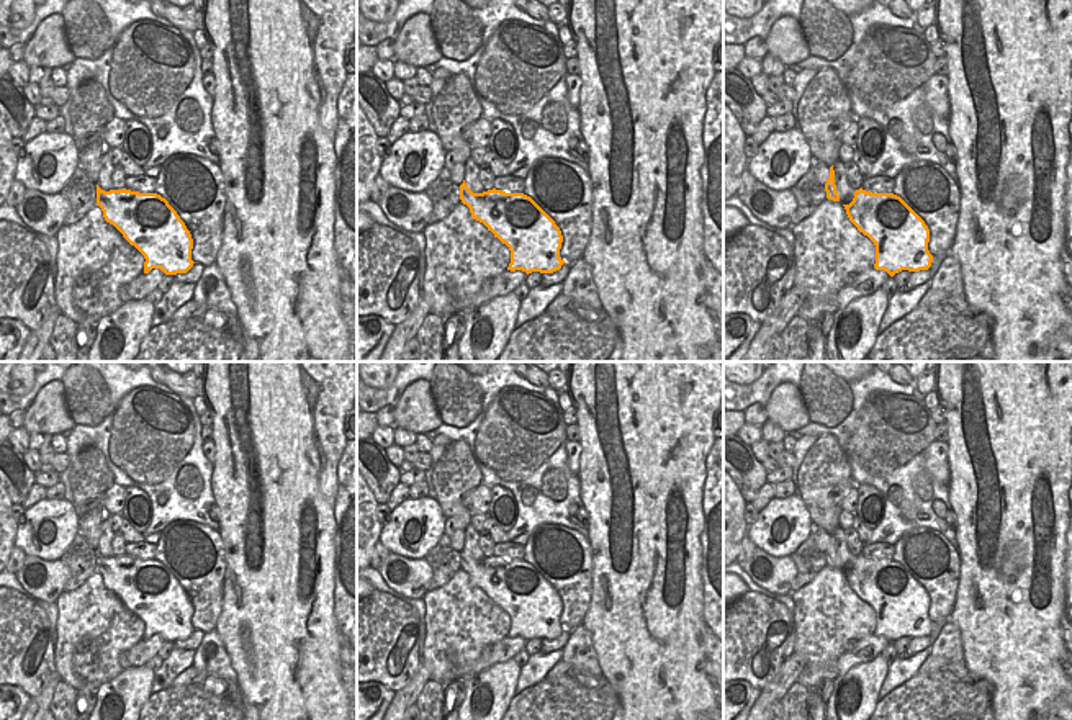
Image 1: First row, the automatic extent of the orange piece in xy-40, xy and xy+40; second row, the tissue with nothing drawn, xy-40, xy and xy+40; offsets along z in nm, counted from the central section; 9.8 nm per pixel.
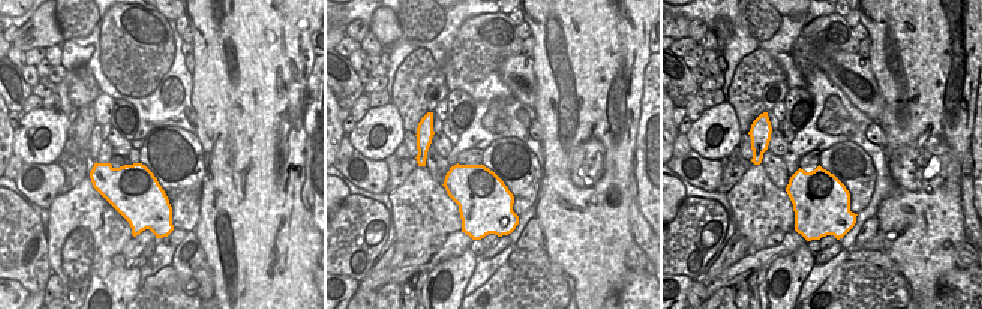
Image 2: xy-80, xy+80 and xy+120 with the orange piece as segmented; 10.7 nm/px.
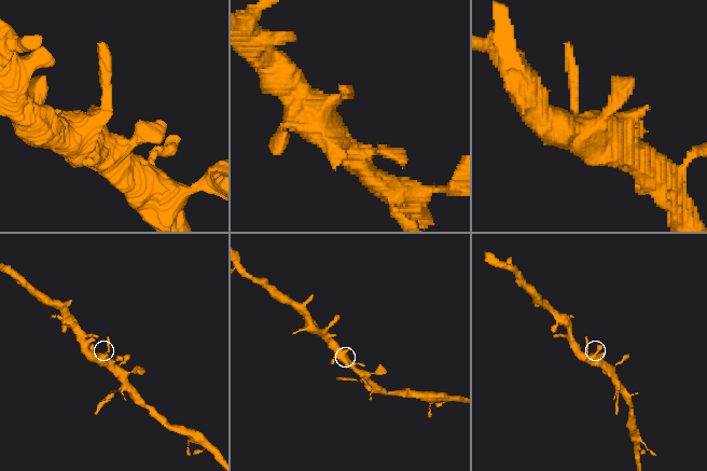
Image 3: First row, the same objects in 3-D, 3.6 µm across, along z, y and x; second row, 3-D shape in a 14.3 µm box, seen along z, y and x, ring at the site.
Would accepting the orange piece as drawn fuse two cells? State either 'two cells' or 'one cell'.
one cell

